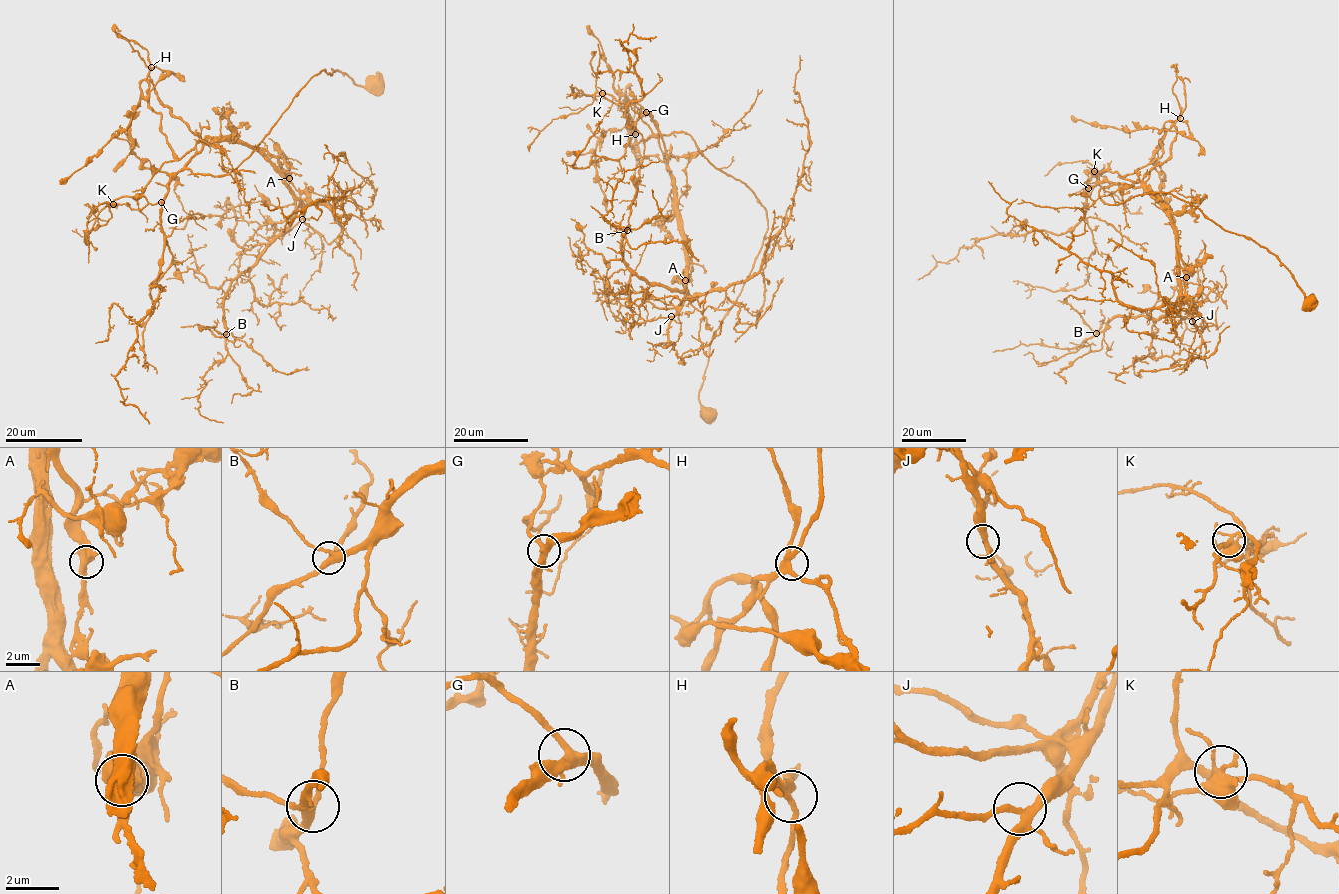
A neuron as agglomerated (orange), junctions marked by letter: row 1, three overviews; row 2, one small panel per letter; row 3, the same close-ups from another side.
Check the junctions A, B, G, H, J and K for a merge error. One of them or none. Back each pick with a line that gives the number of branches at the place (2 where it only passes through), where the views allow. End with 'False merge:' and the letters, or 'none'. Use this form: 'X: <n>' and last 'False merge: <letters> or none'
K: 8
False merge: K

